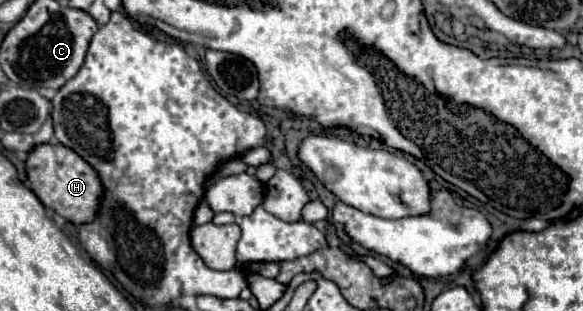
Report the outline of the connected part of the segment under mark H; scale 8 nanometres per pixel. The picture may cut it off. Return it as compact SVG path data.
M62 144L36 146L28 154L26 172L34 194L46 208L54 210L56 214L60 214L62 218L66 218L76 226L92 222L96 218L102 198L102 180L98 172L70 148L64 148Z

